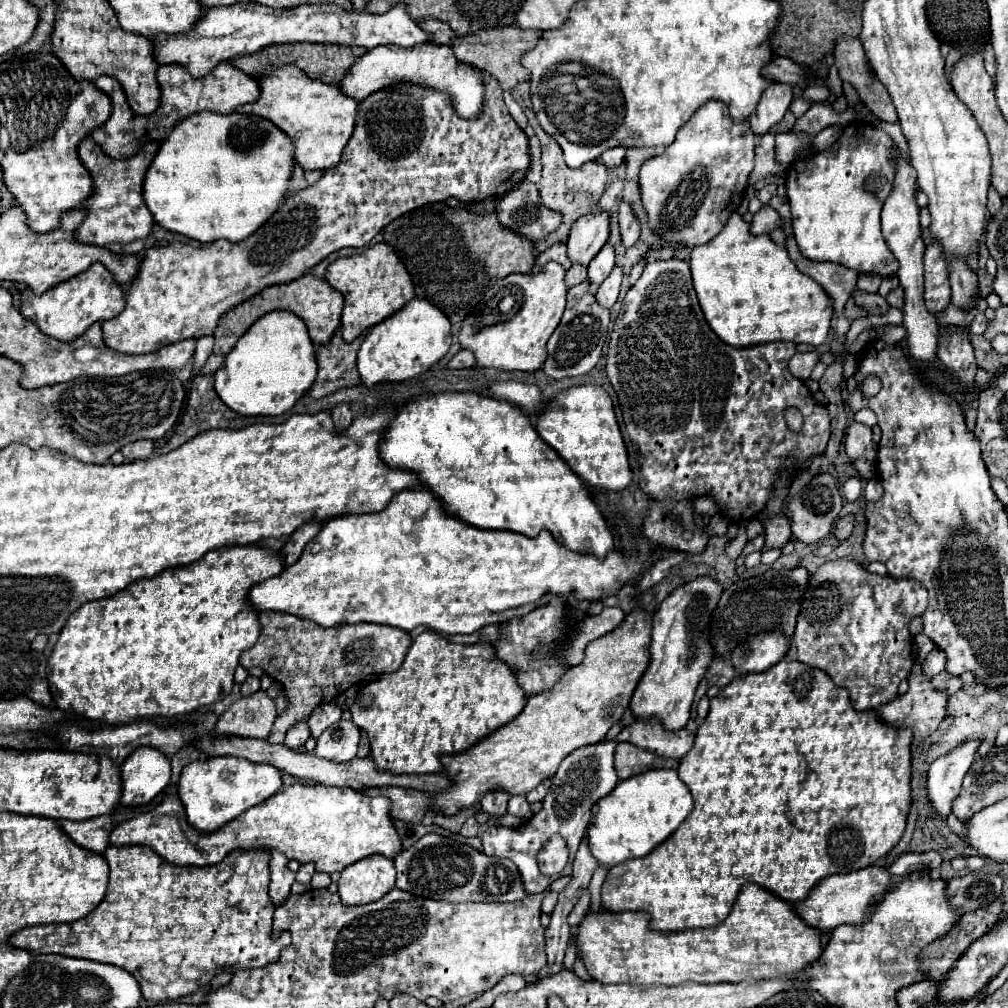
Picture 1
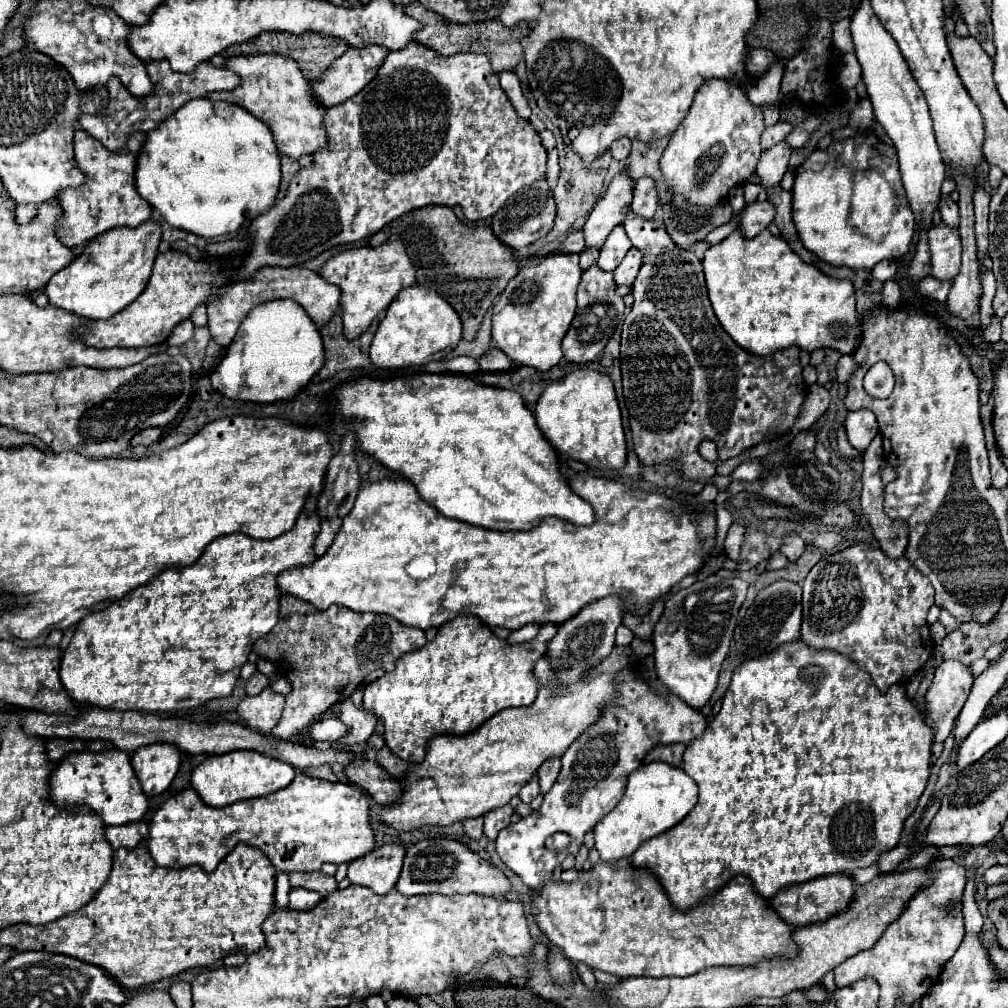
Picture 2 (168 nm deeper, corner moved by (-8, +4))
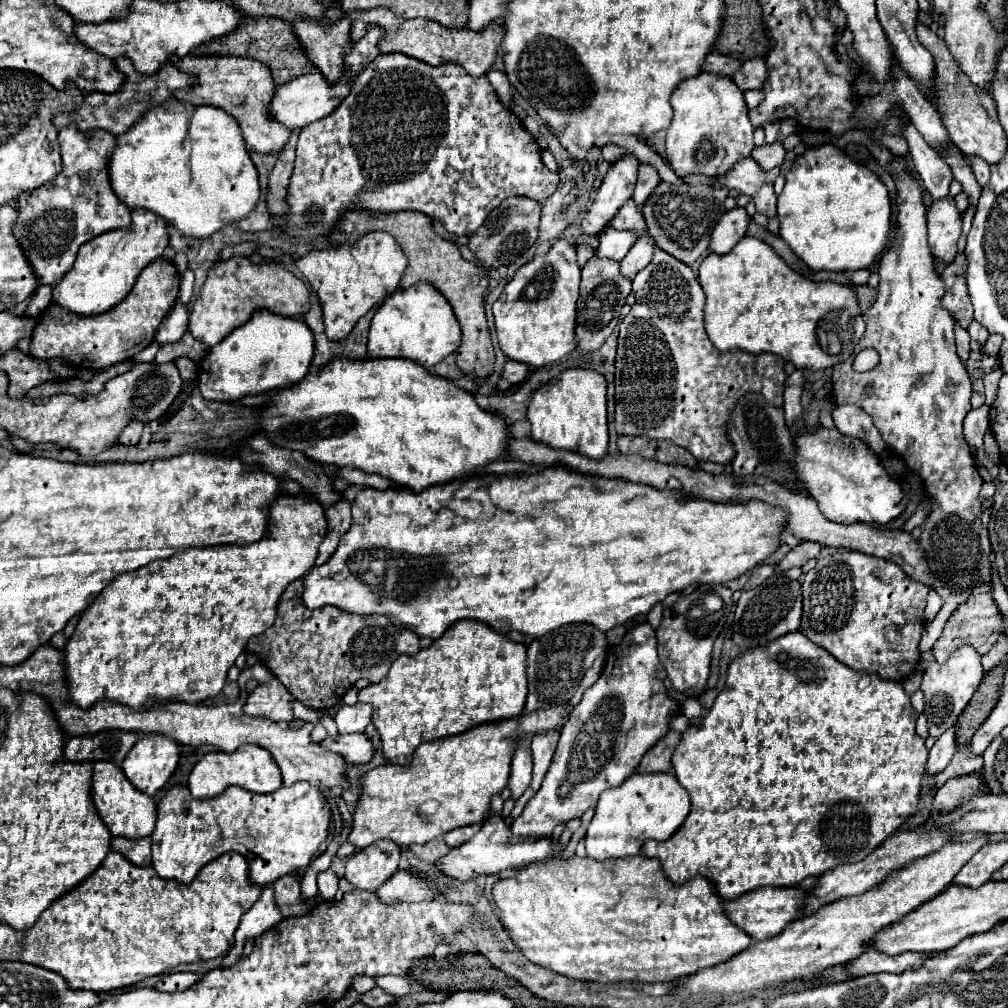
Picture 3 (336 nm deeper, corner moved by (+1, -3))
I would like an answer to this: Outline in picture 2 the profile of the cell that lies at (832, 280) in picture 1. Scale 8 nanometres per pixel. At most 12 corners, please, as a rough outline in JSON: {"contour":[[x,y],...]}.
{"contour":[[775,187],[769,201],[781,237],[795,239],[791,219],[791,191]]}

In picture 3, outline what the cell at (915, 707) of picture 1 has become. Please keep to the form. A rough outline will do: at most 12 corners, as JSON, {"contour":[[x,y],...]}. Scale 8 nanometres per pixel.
{"contour":[[960,646],[922,676],[928,734],[956,724],[984,678],[980,654]]}

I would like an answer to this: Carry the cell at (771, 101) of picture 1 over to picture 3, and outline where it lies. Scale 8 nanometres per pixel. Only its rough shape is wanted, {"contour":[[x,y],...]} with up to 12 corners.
{"contour":[[762,58],[742,62],[732,76],[746,90],[762,90],[768,68]]}

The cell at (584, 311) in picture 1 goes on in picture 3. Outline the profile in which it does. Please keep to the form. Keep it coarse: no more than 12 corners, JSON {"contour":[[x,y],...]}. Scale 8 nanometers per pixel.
{"contour":[[590,258],[576,304],[576,350],[602,348],[630,280],[620,264]]}

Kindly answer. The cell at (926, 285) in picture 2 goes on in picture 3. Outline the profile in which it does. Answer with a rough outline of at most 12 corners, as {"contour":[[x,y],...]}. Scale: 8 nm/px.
{"contour":[[962,254],[942,280],[942,306],[954,312],[964,328],[972,322],[972,302],[966,290]]}

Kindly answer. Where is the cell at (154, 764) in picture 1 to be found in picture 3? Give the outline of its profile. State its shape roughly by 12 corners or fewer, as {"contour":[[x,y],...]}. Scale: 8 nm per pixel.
{"contour":[[146,734],[122,770],[140,792],[154,796],[172,776],[180,748]]}

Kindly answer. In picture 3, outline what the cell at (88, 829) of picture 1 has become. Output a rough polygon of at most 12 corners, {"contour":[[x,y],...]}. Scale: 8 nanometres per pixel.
{"contour":[[112,838],[110,848],[150,866],[148,838]]}

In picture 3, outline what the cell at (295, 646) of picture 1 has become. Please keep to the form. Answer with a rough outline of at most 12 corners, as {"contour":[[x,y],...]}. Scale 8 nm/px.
{"contour":[[302,580],[246,650],[314,710],[380,682],[420,638],[390,618],[306,610]]}

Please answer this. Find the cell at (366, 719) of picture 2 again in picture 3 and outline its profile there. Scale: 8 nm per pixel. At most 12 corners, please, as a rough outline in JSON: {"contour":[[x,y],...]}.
{"contour":[[370,704],[340,706],[334,714],[340,734],[364,732]]}

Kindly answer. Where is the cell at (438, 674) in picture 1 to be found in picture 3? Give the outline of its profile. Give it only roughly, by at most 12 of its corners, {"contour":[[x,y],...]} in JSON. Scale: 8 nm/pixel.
{"contour":[[458,620],[358,692],[388,762],[520,716],[526,646]]}

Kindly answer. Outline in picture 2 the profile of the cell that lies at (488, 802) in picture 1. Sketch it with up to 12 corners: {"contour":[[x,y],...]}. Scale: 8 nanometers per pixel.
{"contour":[[513,807],[489,811],[483,827],[487,841],[495,841],[499,831],[509,825]]}

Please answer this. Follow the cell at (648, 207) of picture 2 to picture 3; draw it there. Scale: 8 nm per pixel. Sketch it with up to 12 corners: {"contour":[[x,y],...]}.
{"contour":[[640,164],[632,200],[638,208],[660,182],[658,172]]}

